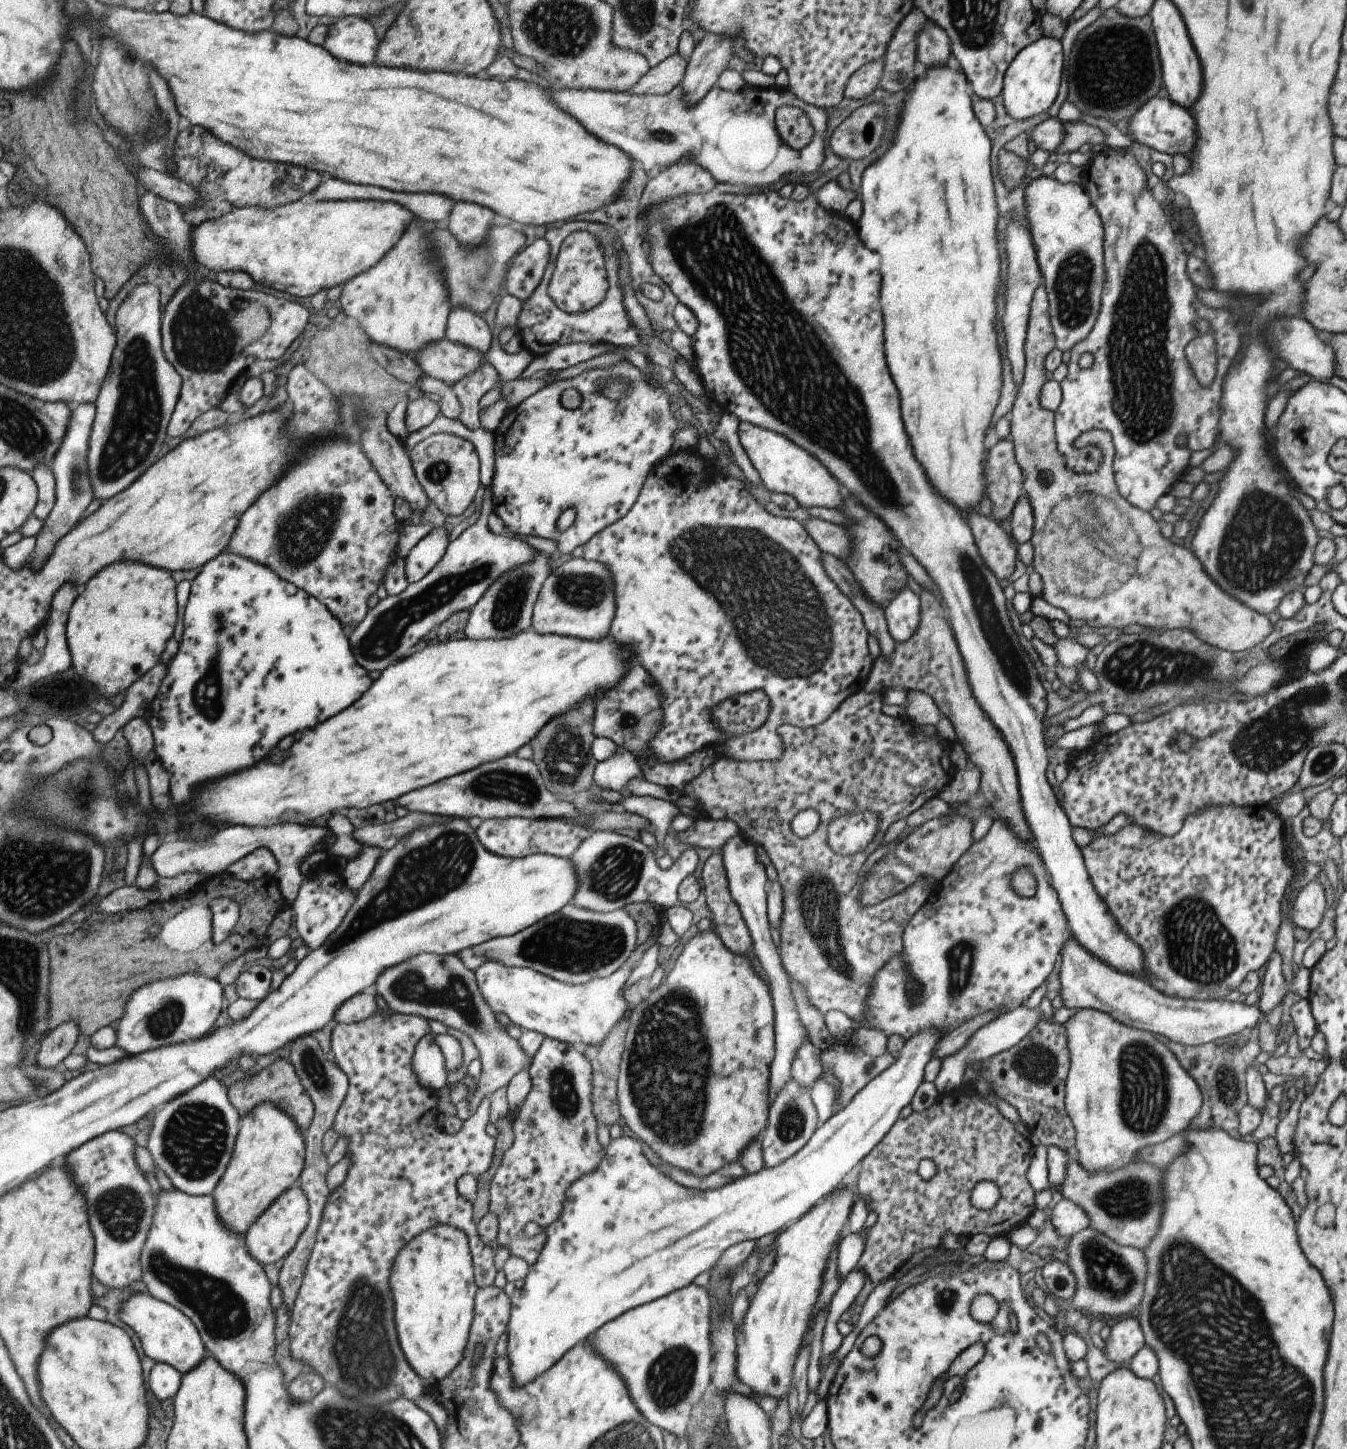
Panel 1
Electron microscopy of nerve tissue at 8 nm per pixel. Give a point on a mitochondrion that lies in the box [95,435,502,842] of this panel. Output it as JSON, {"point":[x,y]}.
{"point":[388,631]}

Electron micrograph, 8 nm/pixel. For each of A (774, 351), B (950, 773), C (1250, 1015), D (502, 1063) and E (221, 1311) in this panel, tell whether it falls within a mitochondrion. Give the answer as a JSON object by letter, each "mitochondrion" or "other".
{"A":"mitochondrion","B":"other","C":"other","D":"mitochondrion","E":"mitochondrion"}

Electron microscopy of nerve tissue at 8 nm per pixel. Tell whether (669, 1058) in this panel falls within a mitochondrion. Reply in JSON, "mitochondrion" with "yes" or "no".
{"mitochondrion":"yes"}

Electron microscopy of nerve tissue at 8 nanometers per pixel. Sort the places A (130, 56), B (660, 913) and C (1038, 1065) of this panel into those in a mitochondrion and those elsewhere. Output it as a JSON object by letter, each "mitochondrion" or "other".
{"A":"other","B":"other","C":"mitochondrion"}

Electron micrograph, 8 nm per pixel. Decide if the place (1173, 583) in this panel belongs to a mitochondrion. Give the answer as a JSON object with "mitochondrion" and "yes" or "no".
{"mitochondrion":"no"}

